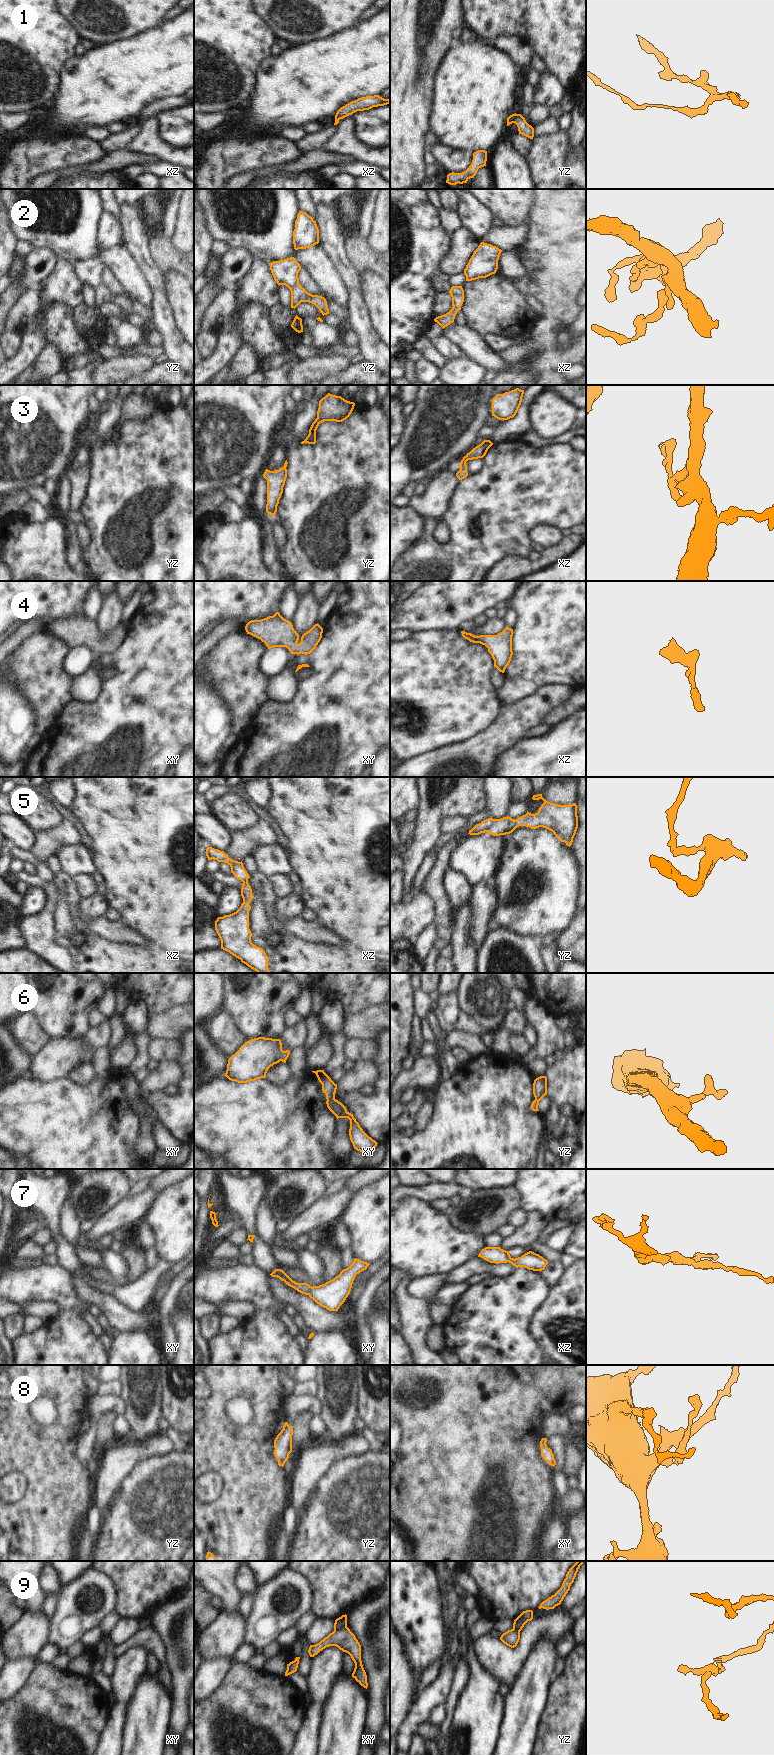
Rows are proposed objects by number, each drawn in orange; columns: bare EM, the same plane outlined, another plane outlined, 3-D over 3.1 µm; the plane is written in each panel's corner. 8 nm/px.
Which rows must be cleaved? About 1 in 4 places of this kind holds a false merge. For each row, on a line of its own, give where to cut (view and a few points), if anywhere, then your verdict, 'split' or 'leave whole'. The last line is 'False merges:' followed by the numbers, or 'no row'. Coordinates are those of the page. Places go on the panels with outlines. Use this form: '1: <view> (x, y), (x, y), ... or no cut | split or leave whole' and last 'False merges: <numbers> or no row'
1: no cut | leave whole
2: no cut | leave whole
3: no cut | leave whole
4: no cut | leave whole
5: no cut | leave whole
6: no cut | leave whole
7: no cut | leave whole
8: no cut | leave whole
9: xy (346, 1625), (334, 1630) | split
False merges: 9

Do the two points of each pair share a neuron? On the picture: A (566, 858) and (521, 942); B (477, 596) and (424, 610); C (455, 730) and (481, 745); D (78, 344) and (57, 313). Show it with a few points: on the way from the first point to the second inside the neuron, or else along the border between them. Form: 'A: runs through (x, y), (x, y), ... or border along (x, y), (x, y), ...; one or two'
A: border along (502, 929), (517, 934), (529, 934), (539, 940); two
B: runs through (464, 596), (450, 596), (437, 605); one
C: border along (490, 726), (448, 747); two
D: runs through (70, 336), (57, 321); one

